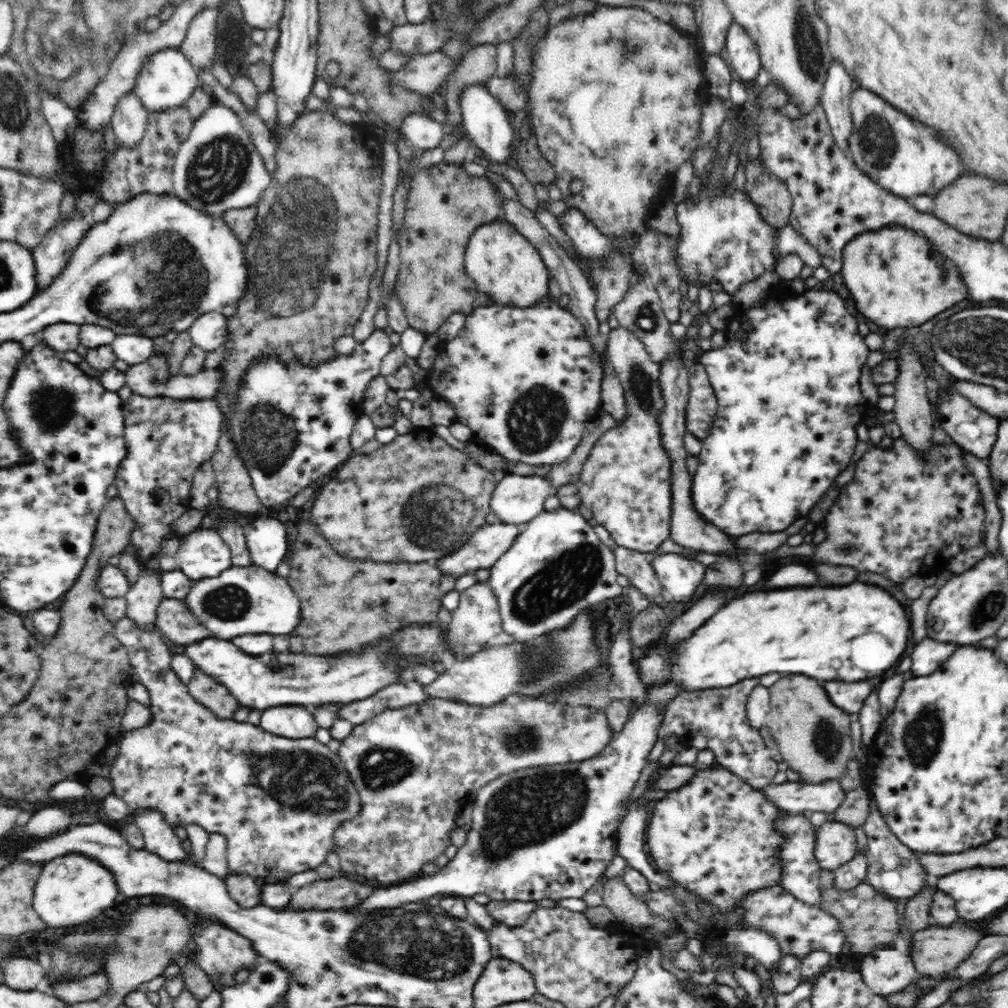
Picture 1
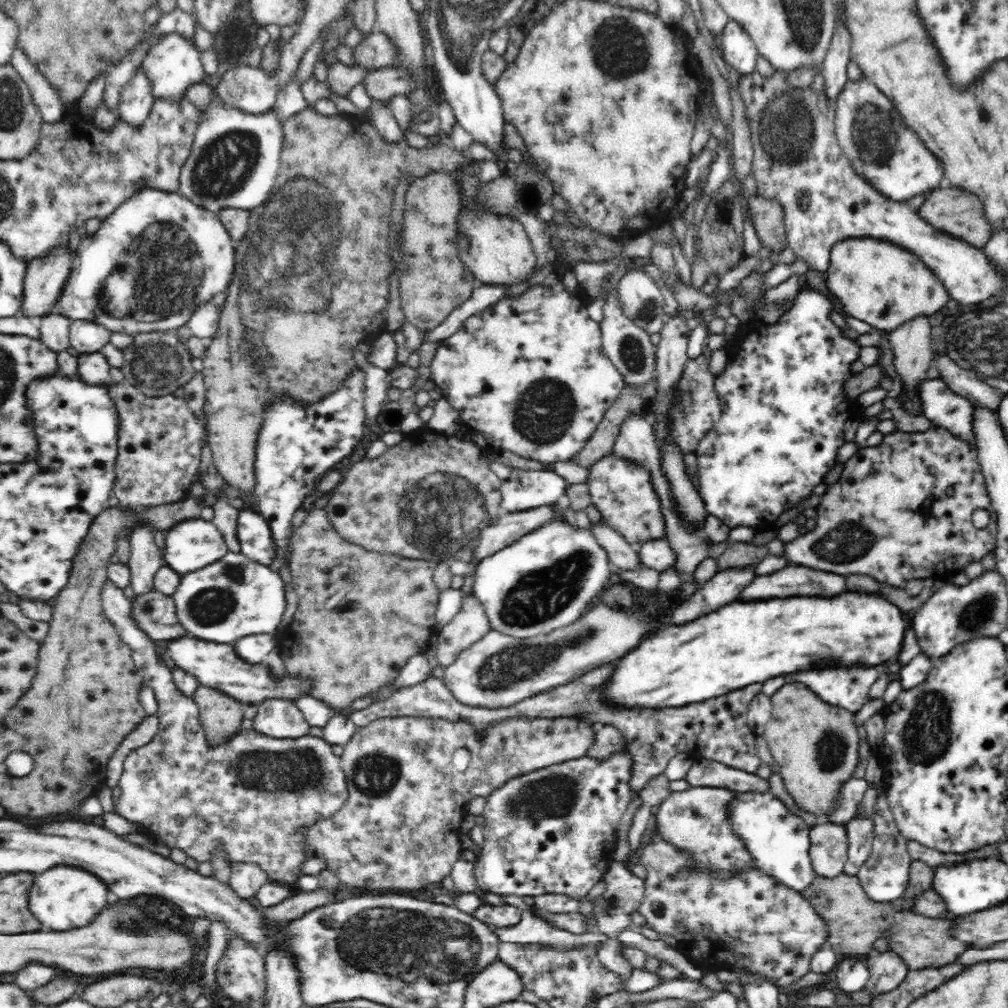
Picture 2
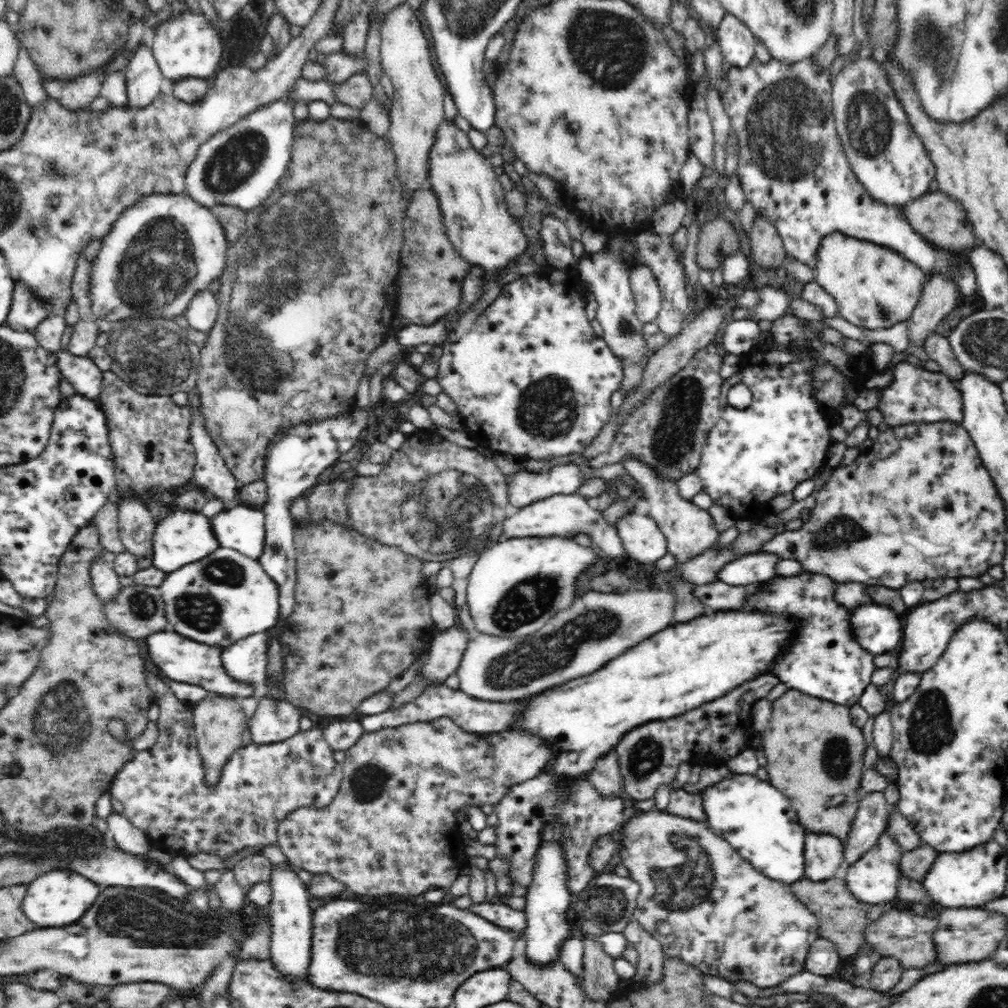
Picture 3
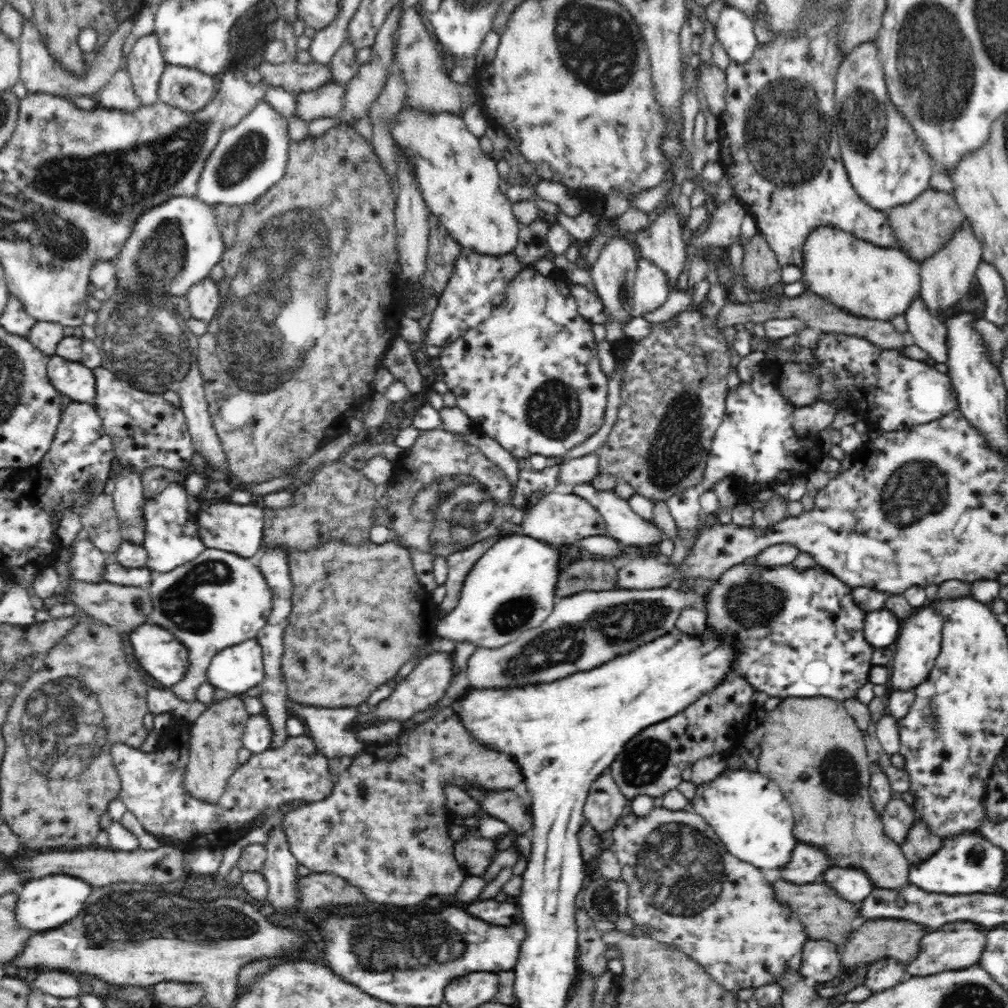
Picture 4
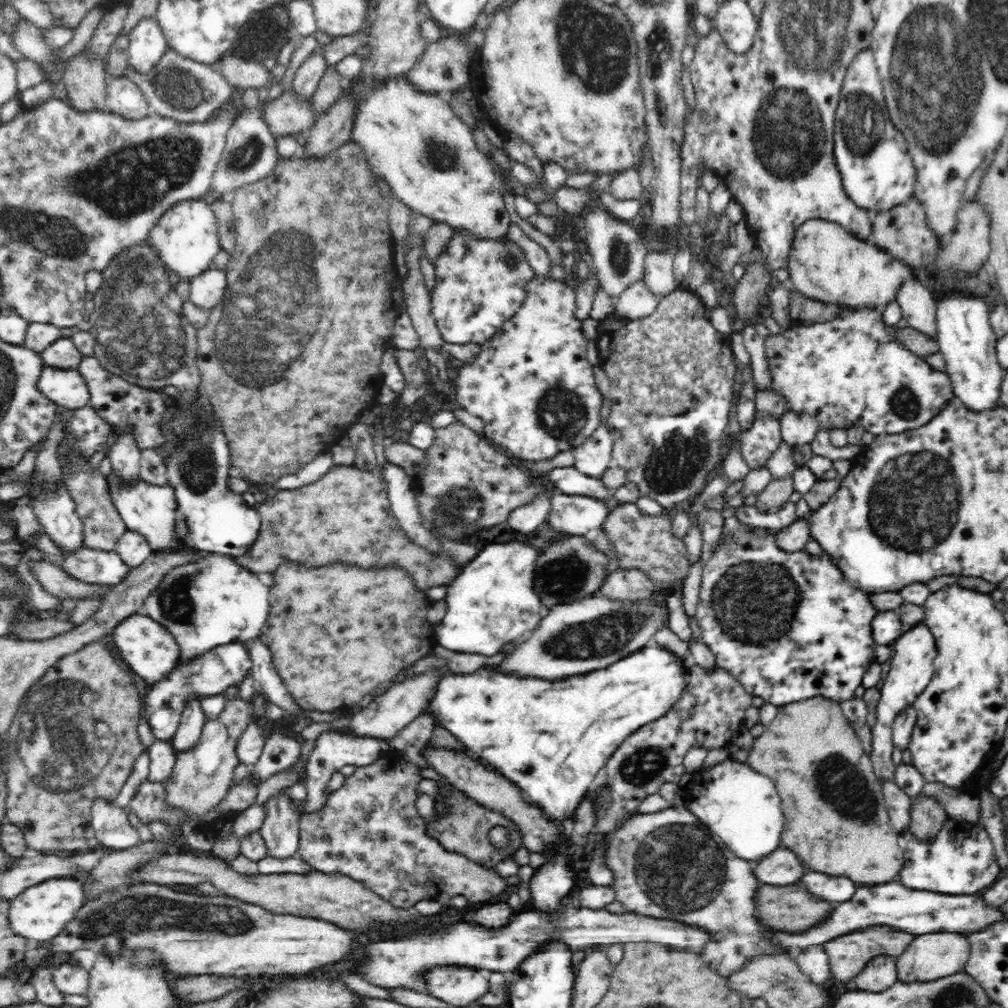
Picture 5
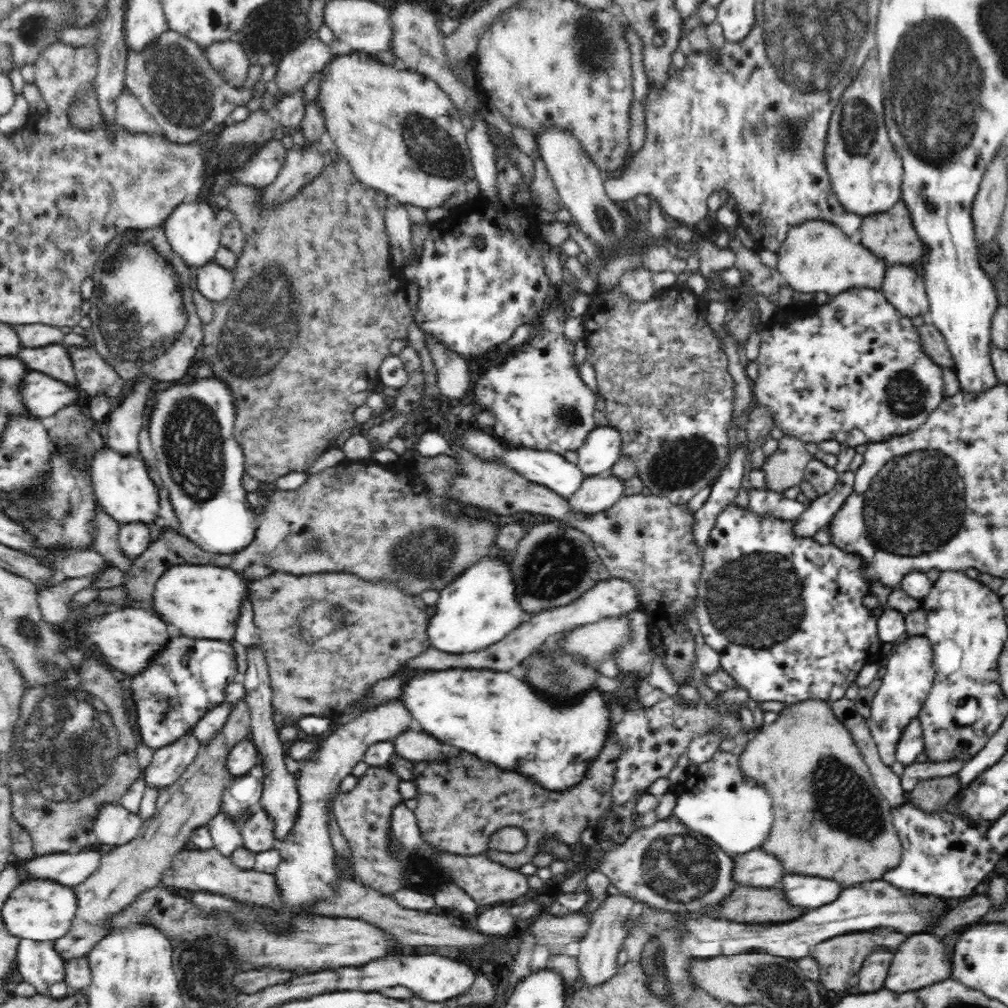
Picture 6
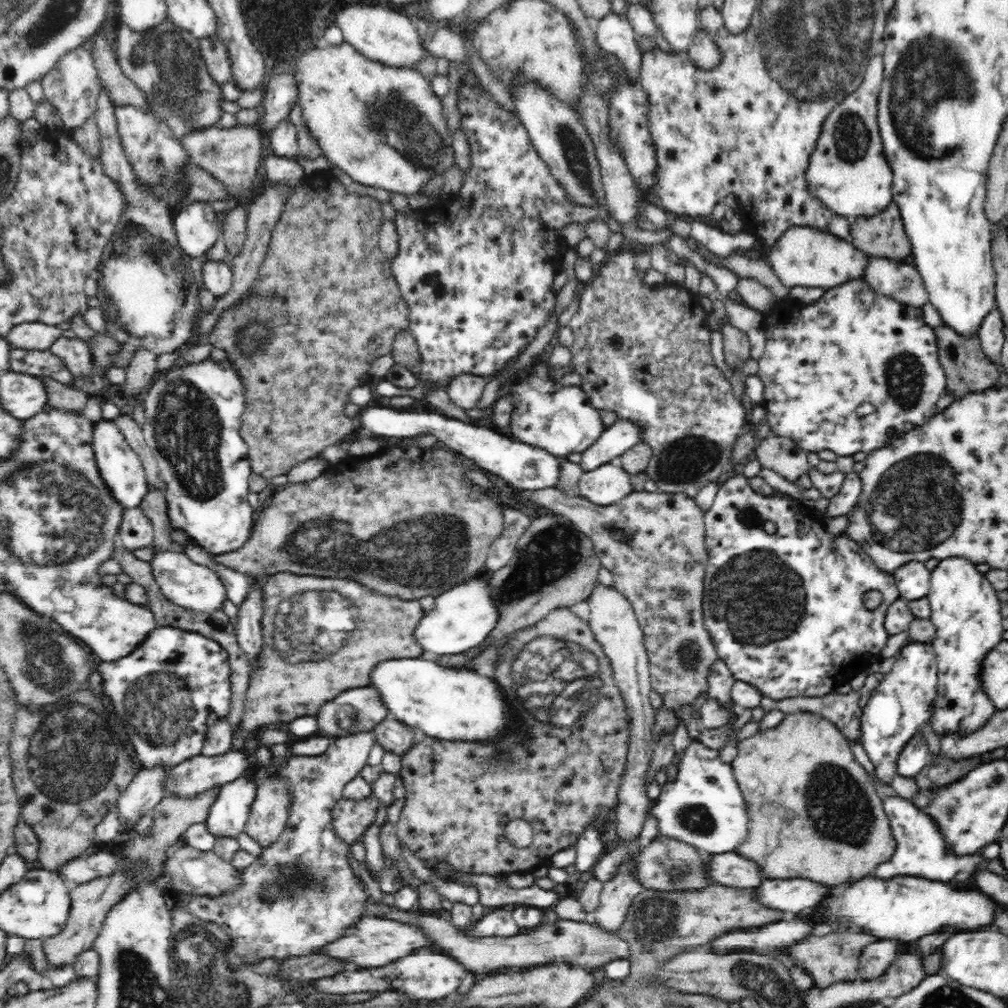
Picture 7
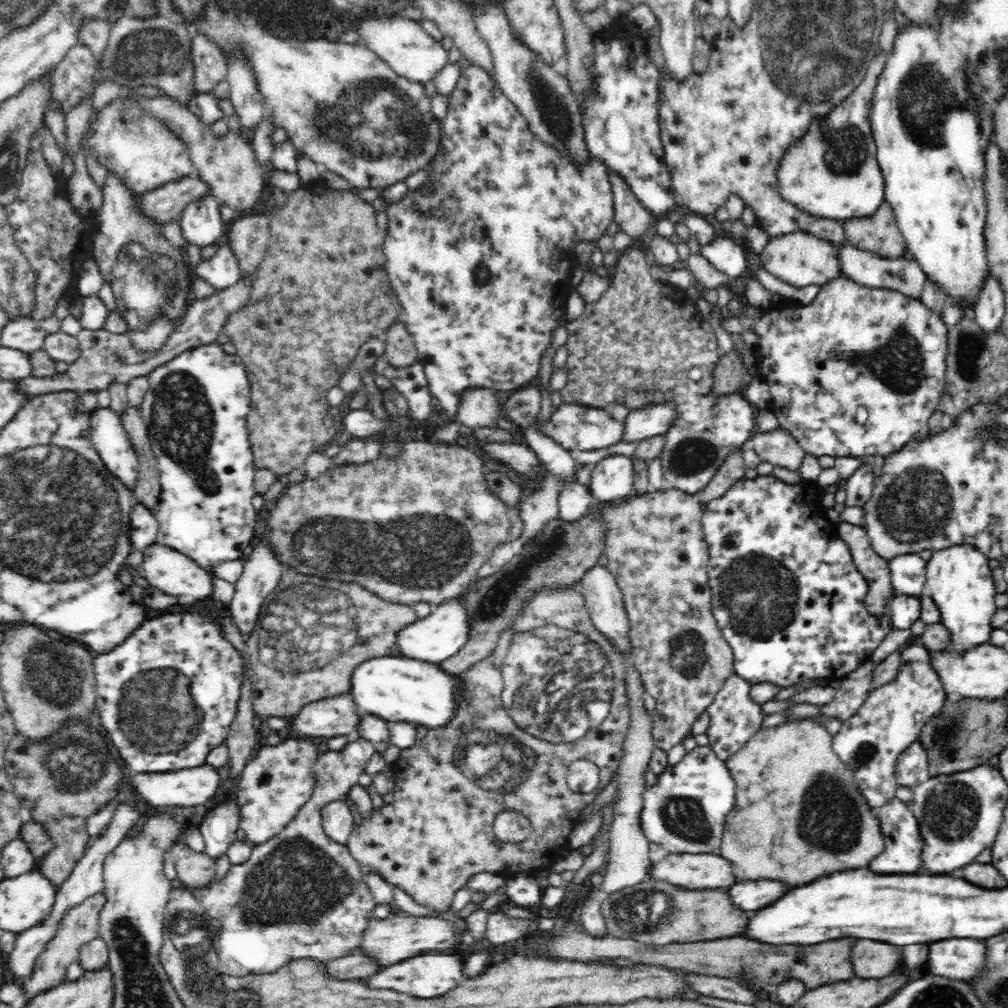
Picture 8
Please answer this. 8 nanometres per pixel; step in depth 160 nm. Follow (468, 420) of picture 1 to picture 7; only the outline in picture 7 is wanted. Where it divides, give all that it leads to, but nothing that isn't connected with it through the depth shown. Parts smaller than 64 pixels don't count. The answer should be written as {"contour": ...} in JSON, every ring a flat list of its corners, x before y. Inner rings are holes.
{"contour":[[541,361,524,376,515,375,509,382,504,382,498,396,512,397,514,408,508,425,514,440,565,458,572,452,584,452,595,444,605,427,600,421,599,409,592,406,584,391,576,386,565,386,562,378,553,378,551,372,554,369,549,361]]}

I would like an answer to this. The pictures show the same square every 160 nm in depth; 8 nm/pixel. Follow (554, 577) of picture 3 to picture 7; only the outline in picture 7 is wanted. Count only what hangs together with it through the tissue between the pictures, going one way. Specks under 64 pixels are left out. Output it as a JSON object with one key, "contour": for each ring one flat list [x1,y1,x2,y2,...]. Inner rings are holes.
{"contour":[[477,573,462,585,454,586,436,597,434,607,430,612,425,612,413,632,421,649,440,657,440,654,466,654,480,646,500,620,500,613,492,600,492,591,489,580]]}

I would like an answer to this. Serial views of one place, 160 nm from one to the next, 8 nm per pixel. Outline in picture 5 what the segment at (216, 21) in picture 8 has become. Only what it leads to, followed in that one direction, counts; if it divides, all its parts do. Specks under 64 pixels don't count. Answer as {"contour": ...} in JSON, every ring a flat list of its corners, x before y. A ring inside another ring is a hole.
{"contour":[[404,76,376,84,356,84,360,88,360,104,353,119,352,138,366,152,374,176,382,176,388,186,409,206,413,213,420,213,434,222,446,223,453,230,468,231,480,240,498,240,508,234,510,213,504,204,503,183,493,170,488,155,480,149,466,125,440,93,416,89]]}

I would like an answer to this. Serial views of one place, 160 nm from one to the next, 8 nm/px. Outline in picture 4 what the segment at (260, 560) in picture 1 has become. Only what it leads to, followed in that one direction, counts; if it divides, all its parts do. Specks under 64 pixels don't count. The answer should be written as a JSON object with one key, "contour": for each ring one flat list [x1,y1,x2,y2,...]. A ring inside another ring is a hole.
{"contour":[[210,500,204,504,202,512,208,512,210,516,198,516,197,534,205,548,216,548,232,552,244,558,254,556,264,538,264,511,257,505,248,503,245,505,232,504,232,502,218,502]]}

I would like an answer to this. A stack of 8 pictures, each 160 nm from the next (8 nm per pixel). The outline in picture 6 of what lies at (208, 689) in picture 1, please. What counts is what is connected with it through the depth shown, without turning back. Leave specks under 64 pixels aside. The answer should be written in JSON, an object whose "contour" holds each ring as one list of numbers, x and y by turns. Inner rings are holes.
{"contour":[[241,700,233,705,228,721,215,738,201,744,196,758,180,778,174,784,158,790,155,813,143,821,136,838,102,855,97,872,73,886,77,896,77,911,68,934,58,938,54,946,62,958,69,961,86,957,96,943,108,934,108,918,135,902,144,890,161,885,160,878,172,866,176,854,184,849,192,831,206,827,221,810,222,795,235,779,228,772,229,750,246,739,248,734,251,734,250,711,246,702]]}

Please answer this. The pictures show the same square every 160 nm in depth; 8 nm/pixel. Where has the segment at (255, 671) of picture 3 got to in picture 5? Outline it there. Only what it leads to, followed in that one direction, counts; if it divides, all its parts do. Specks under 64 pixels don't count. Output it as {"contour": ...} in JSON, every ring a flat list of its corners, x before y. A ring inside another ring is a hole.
{"contour":[[233,642,224,646,218,646,196,659,196,662,180,663,164,679,160,679,150,688,146,700,146,712,148,712,148,724,152,724,152,733,156,739,171,740,177,732,181,722,184,706,188,698,196,694,200,700,212,697,214,694,224,694,230,687,238,687,244,679,251,674,254,663,250,659,250,649,246,644]]}

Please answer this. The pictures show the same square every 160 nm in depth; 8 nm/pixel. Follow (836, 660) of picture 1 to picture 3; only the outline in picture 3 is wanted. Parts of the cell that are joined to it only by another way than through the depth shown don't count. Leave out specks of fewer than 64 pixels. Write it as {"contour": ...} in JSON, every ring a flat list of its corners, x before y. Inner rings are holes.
{"contour":[[866,604,852,610,856,614,856,638,860,647,876,657,883,654,893,654,900,646,903,633,900,616,878,604],[740,610,716,612,712,616,673,624,610,660,600,670,562,683,562,686,556,686,554,690,528,700,528,708,516,728,524,728,544,738,556,752,556,756,544,770,568,780,582,778,587,776,592,766,612,746,623,742,626,732,651,721,681,716,686,711,712,702,748,680,760,676,760,670,764,670,764,666,772,662,772,654,780,650,780,638,784,638,784,626,780,626,780,622,768,622,764,614,740,614]]}

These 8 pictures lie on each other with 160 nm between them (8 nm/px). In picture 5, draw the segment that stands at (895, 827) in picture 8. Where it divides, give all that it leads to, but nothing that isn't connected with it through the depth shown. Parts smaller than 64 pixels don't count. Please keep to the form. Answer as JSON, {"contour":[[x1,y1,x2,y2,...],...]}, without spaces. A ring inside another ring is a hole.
{"contour":[[948,818,932,841,920,841,908,830,908,845,903,853,905,863,900,869,900,882,914,890,930,890,942,894,976,894,999,879,1002,861,1000,861,992,839,984,828,972,824,962,818]]}

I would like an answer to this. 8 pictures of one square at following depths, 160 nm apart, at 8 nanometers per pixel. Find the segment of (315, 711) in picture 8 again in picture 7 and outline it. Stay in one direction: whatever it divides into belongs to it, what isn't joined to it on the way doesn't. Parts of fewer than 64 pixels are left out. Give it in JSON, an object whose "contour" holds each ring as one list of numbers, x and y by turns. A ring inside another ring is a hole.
{"contour":[[370,684,341,692,318,711,318,727,336,738,374,729,387,719,387,706]]}

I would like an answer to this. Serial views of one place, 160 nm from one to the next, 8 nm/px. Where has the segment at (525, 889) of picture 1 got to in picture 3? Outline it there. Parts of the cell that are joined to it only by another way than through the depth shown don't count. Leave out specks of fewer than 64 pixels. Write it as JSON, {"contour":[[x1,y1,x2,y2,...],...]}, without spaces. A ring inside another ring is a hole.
{"contour":[[542,770,534,778,519,782,510,786,510,789,496,804,492,806,493,815,492,822,496,825,495,856,499,860,505,860,511,865,508,879,510,886,520,885,528,888,534,880,534,868,536,868,537,852,540,850,543,840,542,831,548,825,554,825,560,829,560,847,564,853,564,859,567,863,566,872,566,889,572,892,574,898,582,897,586,888,588,888,591,880,594,879,598,872,592,869,592,854,596,850,596,842,600,842,600,838,614,834,617,826,622,822,624,816,624,799,619,794,610,794,604,796,592,786,587,776,582,778,563,778,557,774,552,774,549,770]]}

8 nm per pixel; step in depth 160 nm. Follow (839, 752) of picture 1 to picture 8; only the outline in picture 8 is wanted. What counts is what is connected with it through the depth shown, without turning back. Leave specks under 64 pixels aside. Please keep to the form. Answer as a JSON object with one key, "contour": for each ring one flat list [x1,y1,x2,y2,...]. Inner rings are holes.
{"contour":[[815,718,794,720,781,726,761,729,750,737,736,754,725,760,725,765,735,781,736,802,726,822,720,854,732,862,734,874,738,878,744,880,766,878,796,886,796,882,812,882,812,878,820,878,836,870,870,866,876,855,884,850,885,841,881,834,879,818,873,812,873,807,867,804,867,799,861,794,861,790,856,792,860,781,856,781,855,769,852,769,852,765,839,760,839,756,834,752,832,739,832,734,824,724,818,723],[800,820,808,828,820,830,826,836,828,846,816,846,816,838,812,838,812,830,800,830]]}

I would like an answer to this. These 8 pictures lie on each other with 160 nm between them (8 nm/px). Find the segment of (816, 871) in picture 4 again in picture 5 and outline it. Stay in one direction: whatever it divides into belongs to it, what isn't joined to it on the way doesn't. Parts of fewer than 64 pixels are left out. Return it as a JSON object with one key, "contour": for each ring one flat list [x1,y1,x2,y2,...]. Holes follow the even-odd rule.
{"contour":[[773,850,770,856,766,855,754,865,754,874,762,885,786,886,794,884,796,878,804,876,804,870,800,870,800,862,792,858,788,850]]}

